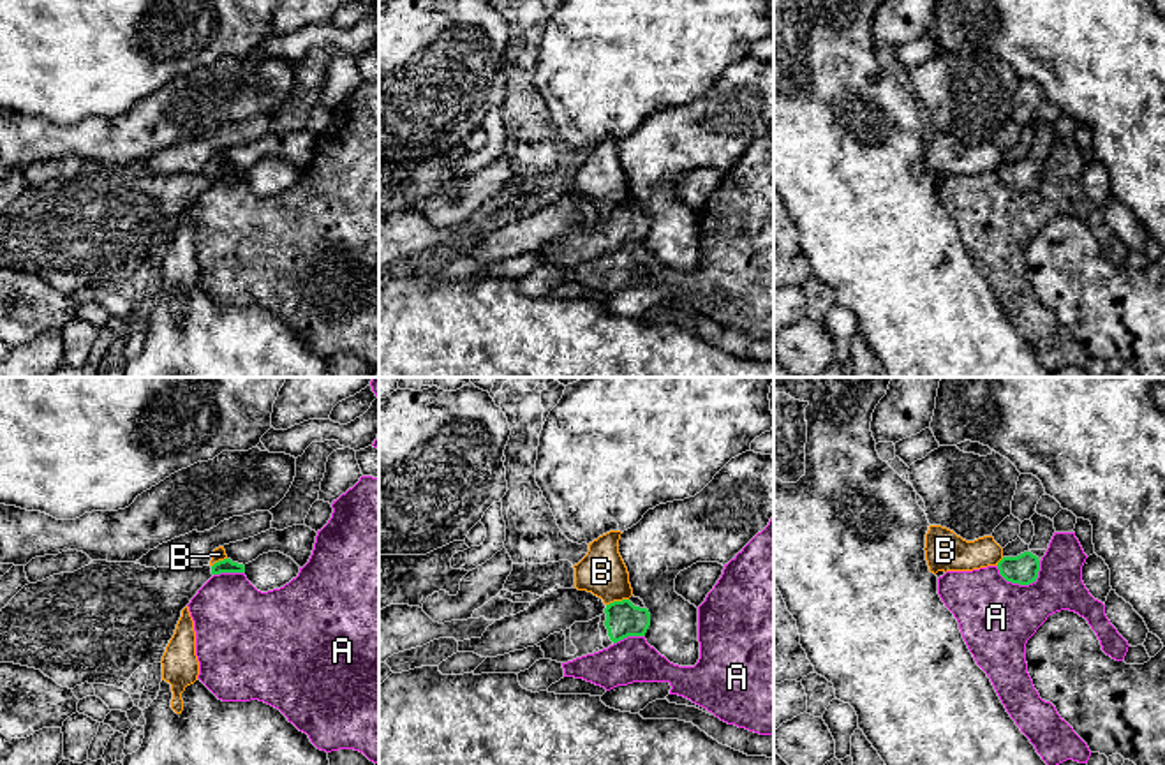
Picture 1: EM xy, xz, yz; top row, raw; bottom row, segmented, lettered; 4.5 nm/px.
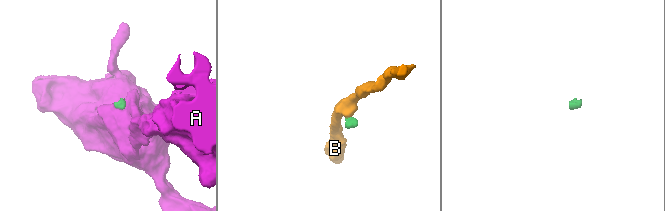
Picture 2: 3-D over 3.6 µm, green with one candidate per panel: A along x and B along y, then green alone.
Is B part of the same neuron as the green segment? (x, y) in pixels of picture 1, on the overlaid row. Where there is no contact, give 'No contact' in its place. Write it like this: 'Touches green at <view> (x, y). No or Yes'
Touches green at xz (617, 601). No

